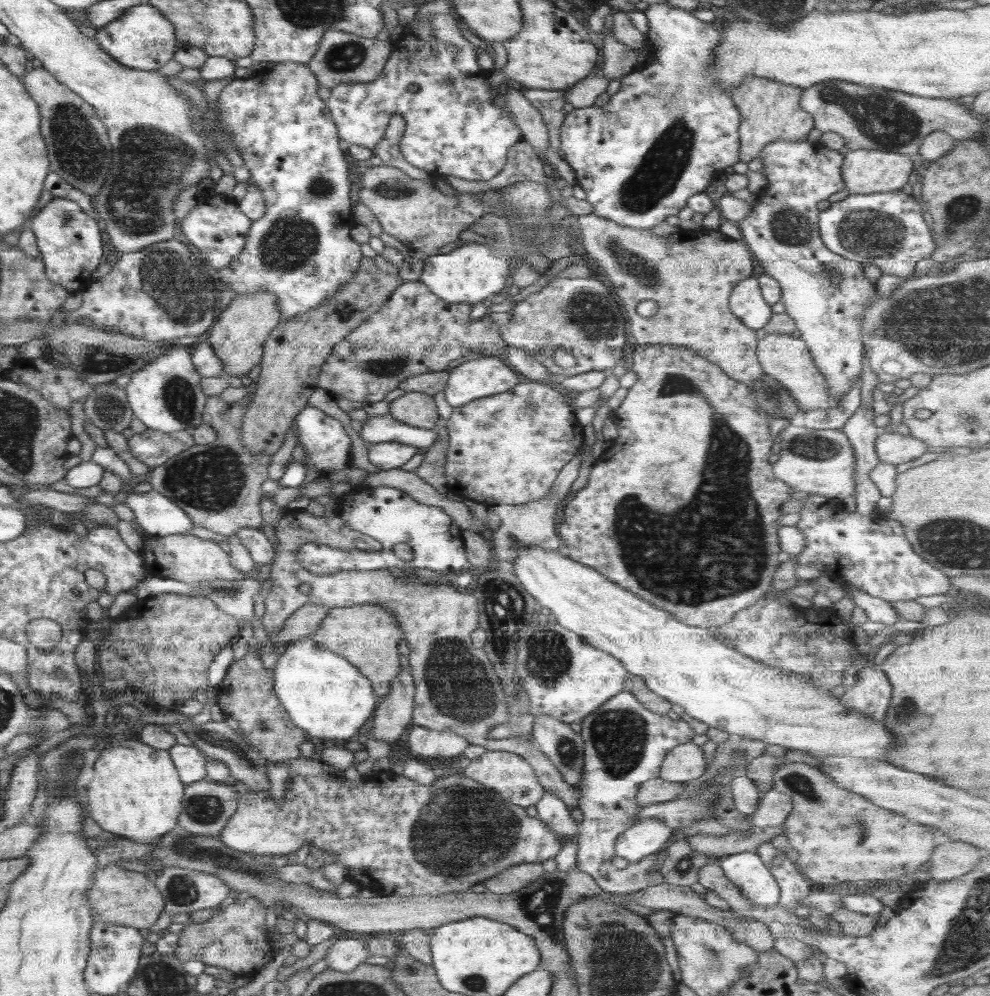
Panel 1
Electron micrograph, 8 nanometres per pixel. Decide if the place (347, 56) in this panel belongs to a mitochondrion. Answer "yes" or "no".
yes

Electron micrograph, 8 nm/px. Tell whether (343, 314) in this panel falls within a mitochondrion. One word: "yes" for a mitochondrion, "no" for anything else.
no

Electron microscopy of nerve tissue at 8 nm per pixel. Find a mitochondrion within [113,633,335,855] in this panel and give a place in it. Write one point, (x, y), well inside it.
(205, 810)

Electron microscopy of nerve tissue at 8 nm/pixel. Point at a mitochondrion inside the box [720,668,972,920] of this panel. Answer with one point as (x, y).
(798, 783)

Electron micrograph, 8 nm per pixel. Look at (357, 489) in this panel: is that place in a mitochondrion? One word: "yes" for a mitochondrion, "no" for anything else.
no

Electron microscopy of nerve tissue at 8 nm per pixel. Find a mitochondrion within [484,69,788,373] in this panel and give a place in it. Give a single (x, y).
(657, 174)

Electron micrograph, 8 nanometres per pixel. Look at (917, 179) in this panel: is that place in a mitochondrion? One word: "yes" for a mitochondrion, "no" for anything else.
no

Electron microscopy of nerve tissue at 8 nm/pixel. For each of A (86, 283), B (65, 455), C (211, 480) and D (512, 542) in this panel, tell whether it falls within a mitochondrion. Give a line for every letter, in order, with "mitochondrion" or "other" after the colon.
A: other
B: other
C: mitochondrion
D: mitochondrion

